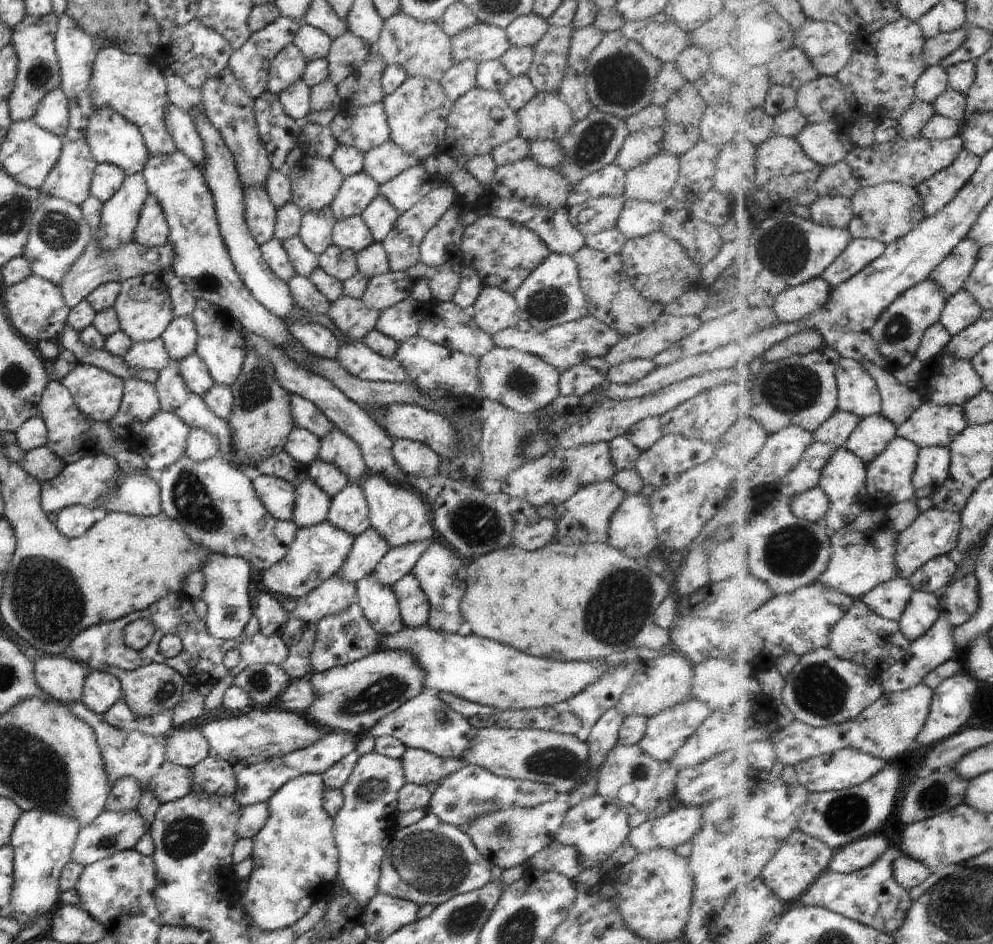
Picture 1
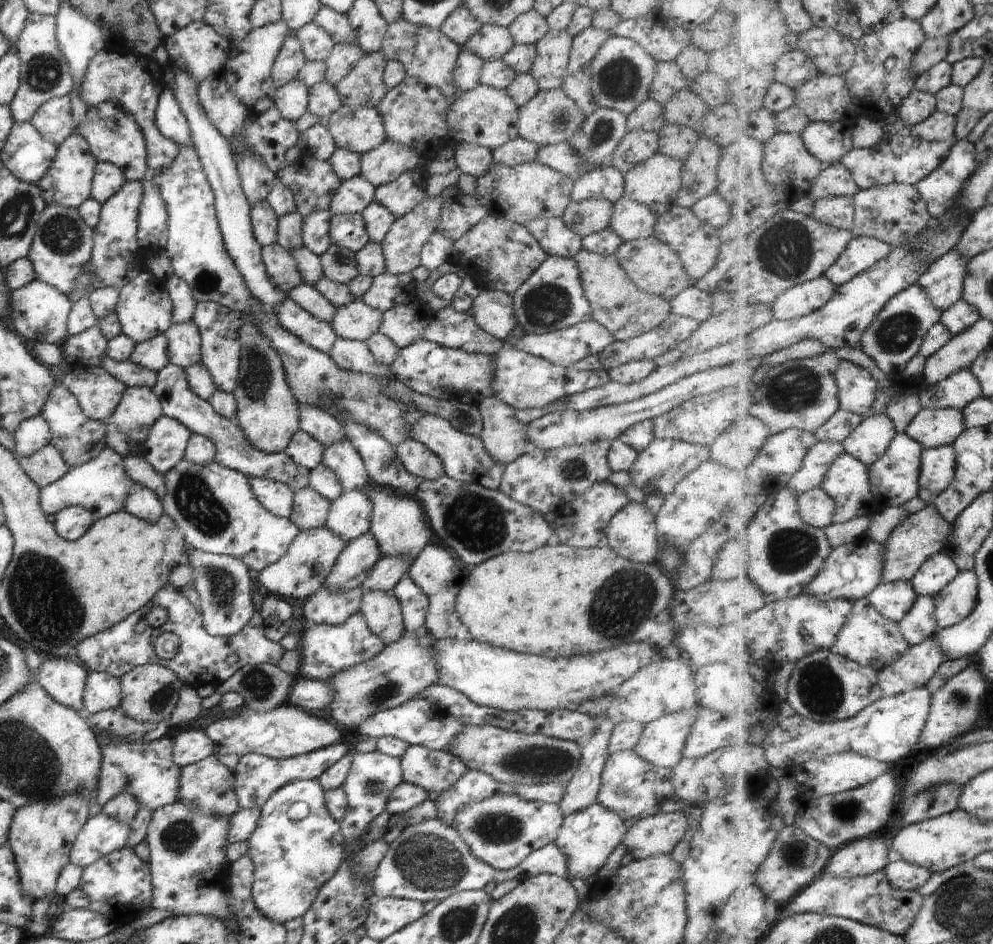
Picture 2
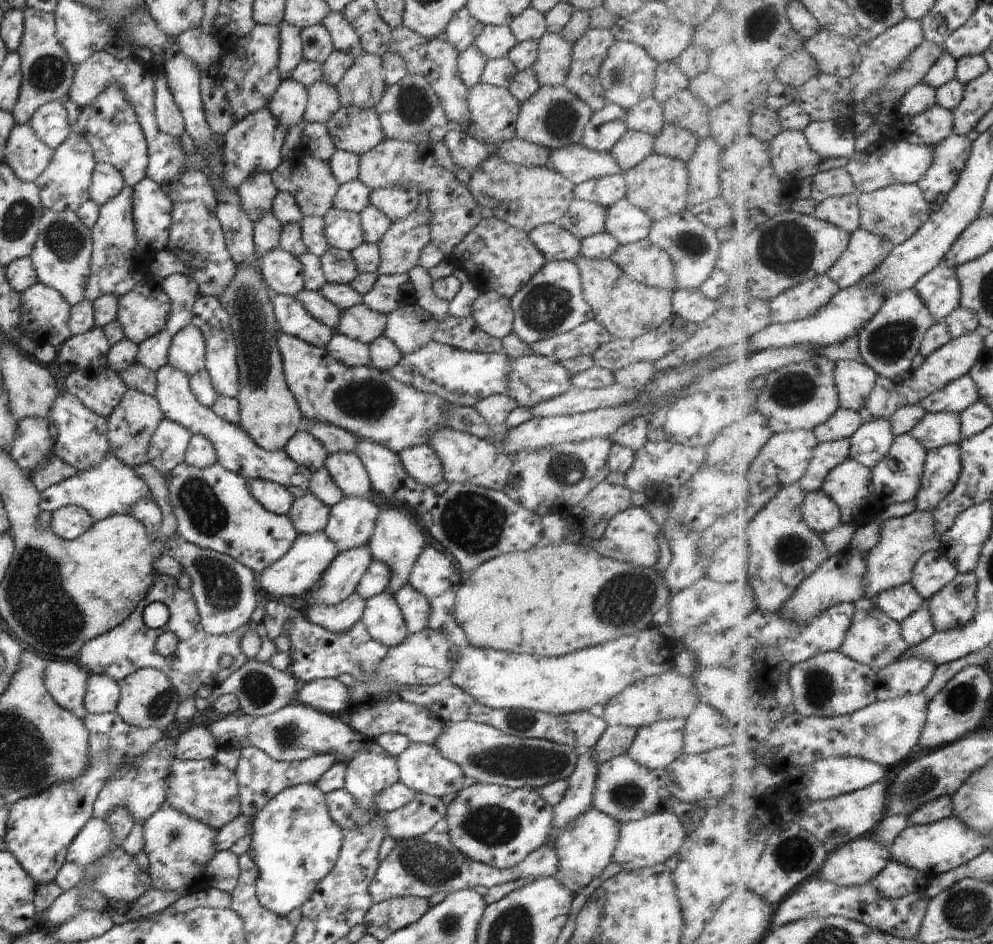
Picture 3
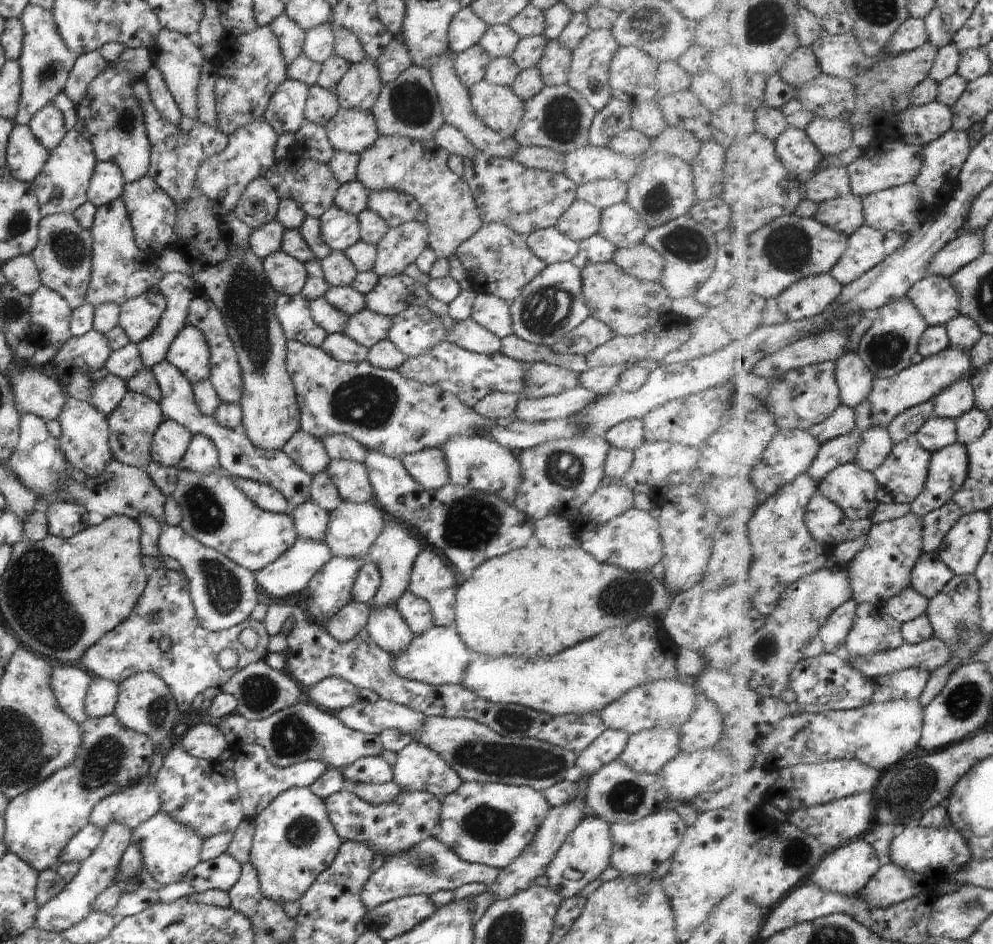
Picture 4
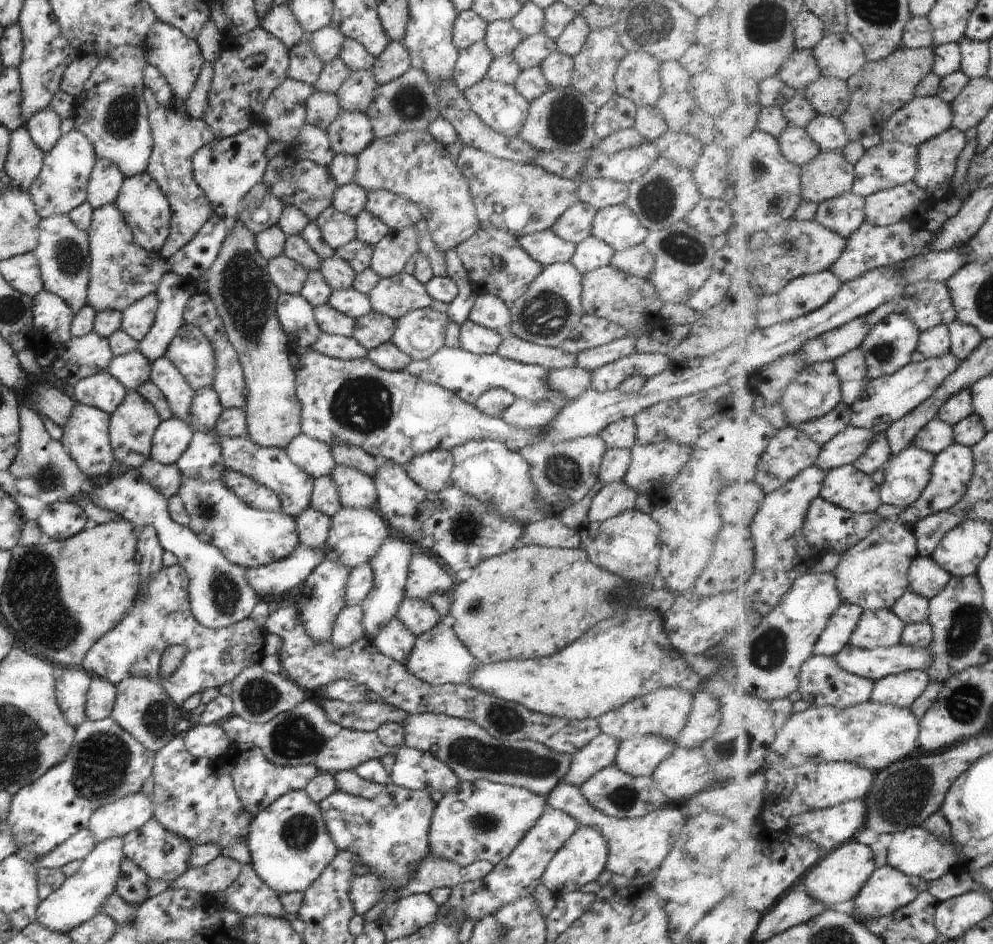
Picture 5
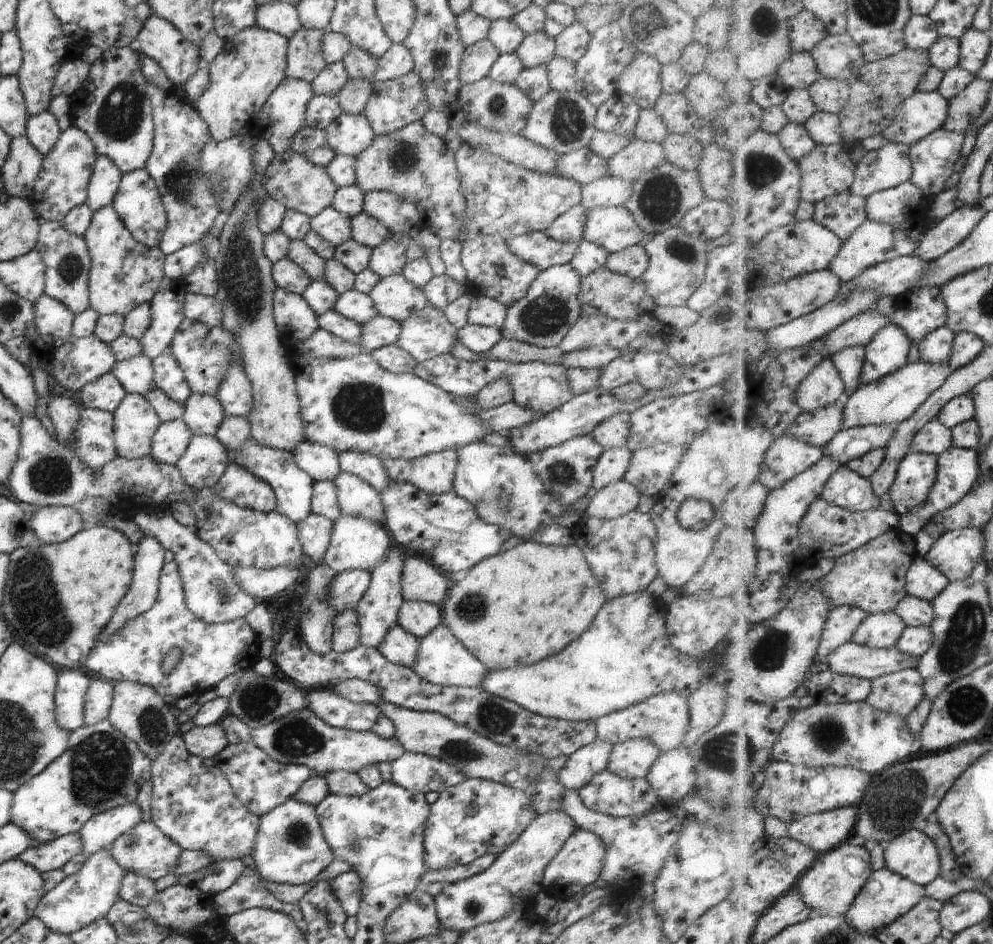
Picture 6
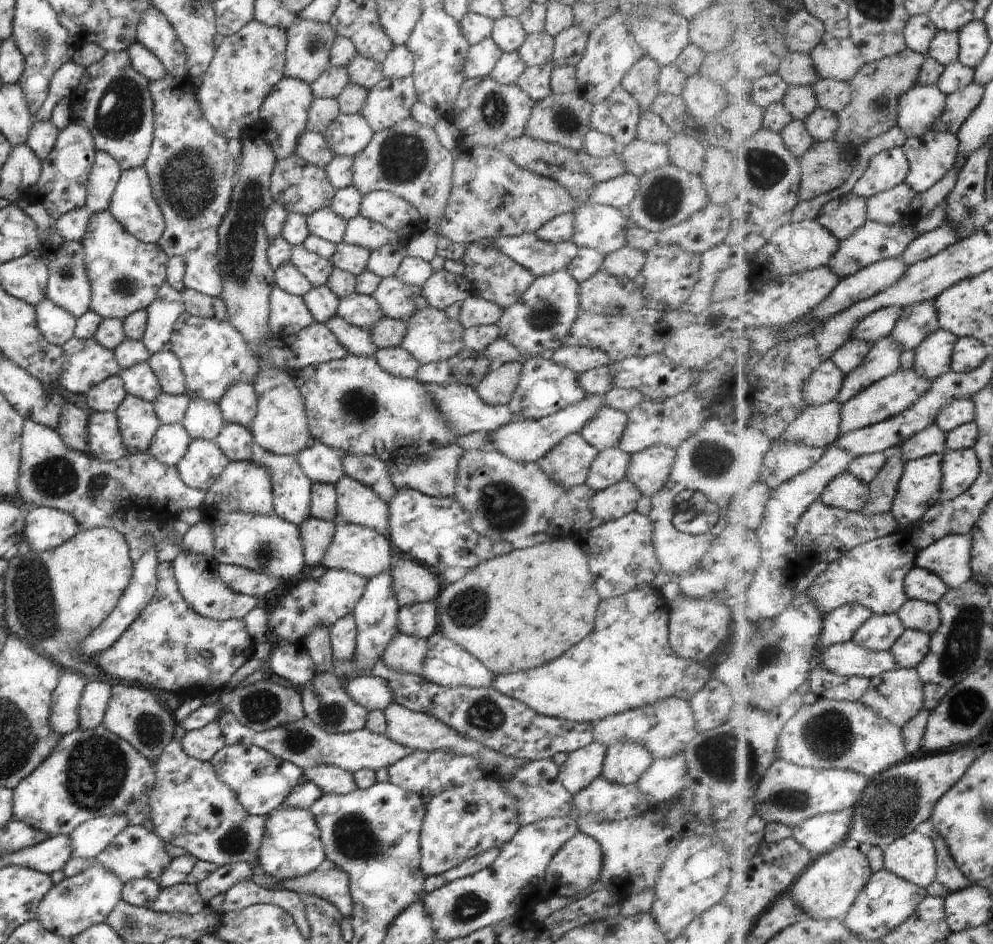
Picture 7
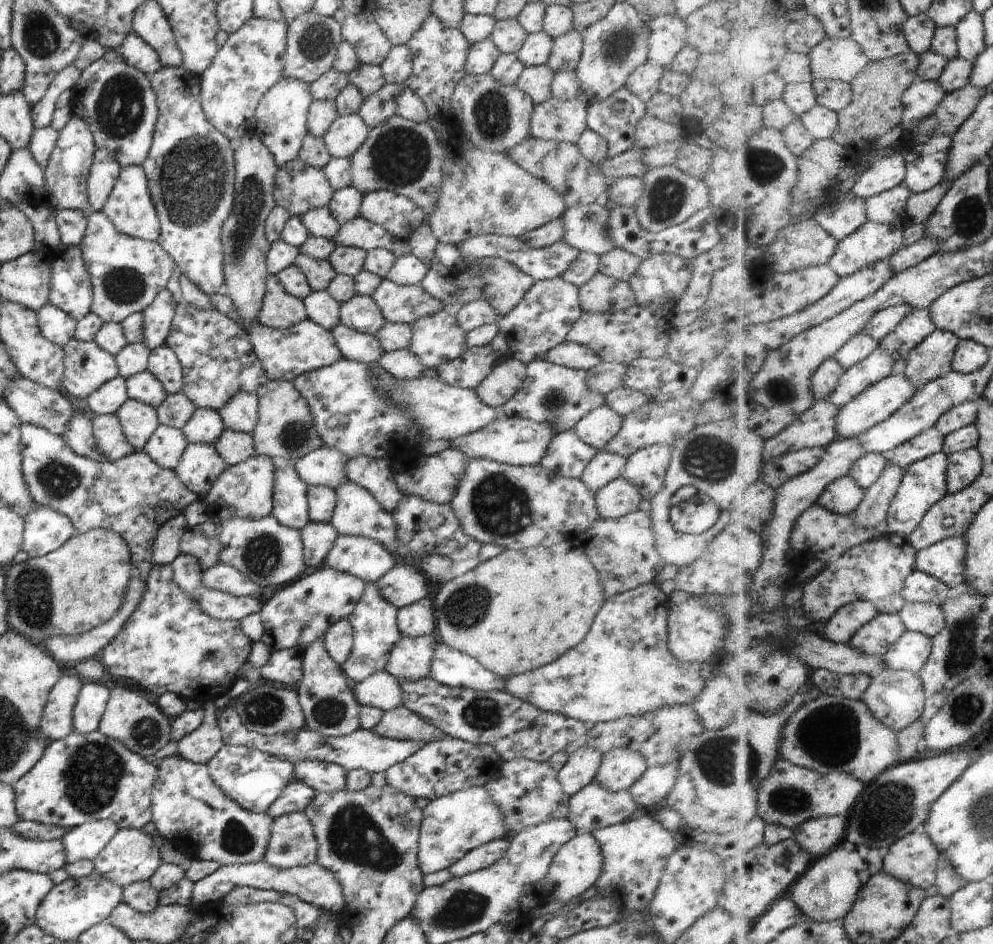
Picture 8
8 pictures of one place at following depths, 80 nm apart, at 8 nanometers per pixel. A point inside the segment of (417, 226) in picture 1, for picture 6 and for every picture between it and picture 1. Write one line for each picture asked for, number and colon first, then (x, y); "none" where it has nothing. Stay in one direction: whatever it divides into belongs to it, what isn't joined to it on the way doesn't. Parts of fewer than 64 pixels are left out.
2: (401, 247)
3: (400, 249)
4: (400, 246)
5: (390, 255)
6: (387, 259)

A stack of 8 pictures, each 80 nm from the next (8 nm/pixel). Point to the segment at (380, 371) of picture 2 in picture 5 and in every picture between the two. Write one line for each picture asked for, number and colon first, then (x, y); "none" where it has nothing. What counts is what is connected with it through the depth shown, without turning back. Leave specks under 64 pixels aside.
3: (349, 352)
4: (337, 345)
5: (338, 347)

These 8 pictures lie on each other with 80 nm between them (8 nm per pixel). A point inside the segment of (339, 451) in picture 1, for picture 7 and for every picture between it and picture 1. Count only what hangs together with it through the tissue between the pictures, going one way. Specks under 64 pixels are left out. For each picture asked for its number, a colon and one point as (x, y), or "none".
2: (342, 458)
3: (350, 475)
4: (351, 479)
5: (356, 490)
6: (357, 498)
7: (357, 504)

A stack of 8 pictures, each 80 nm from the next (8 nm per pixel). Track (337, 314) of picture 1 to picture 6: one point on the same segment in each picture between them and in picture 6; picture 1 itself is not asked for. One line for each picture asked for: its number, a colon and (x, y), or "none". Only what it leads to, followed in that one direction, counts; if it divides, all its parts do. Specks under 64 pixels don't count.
2: (356, 321)
3: (360, 323)
4: (367, 327)
5: (374, 329)
6: (380, 331)

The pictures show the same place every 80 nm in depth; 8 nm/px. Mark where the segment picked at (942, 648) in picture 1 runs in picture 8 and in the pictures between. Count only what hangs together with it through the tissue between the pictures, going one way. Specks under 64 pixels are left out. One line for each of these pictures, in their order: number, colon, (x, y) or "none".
2: (917, 669)
3: (914, 675)
4: (910, 684)
5: (903, 690)
6: (901, 693)
7: (899, 695)
8: (898, 697)

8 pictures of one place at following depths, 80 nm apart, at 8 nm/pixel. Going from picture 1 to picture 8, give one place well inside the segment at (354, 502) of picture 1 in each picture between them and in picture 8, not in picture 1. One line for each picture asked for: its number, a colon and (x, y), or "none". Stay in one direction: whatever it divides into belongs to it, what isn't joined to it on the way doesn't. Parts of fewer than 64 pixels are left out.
2: (349, 516)
3: (351, 522)
4: (353, 528)
5: (356, 535)
6: (356, 543)
7: (355, 549)
8: (368, 560)

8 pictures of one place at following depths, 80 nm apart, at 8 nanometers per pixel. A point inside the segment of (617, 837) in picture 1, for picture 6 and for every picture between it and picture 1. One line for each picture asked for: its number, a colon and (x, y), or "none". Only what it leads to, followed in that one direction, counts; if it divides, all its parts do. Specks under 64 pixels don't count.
2: (588, 837)
3: (584, 848)
4: (585, 854)
5: (582, 859)
6: (579, 862)

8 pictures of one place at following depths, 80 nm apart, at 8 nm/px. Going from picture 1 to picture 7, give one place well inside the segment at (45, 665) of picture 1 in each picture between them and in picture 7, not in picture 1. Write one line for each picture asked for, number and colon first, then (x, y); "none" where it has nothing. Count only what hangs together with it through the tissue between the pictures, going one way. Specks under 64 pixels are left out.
2: (63, 678)
3: (66, 680)
4: (69, 682)
5: (71, 686)
6: (72, 684)
7: (63, 718)

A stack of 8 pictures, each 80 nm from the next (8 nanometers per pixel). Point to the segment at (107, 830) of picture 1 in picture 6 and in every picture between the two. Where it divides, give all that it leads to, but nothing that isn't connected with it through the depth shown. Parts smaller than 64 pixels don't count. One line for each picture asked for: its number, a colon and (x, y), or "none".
2: (101, 835)
3: (90, 844)
4: (84, 842)
5: (76, 847)
6: (53, 855)

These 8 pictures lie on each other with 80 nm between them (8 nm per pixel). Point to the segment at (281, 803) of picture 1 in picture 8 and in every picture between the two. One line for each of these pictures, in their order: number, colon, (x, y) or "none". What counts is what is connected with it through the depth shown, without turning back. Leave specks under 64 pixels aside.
2: (292, 860)
3: (295, 843)
4: (294, 841)
5: (289, 843)
6: (290, 847)
7: (292, 846)
8: (292, 843)

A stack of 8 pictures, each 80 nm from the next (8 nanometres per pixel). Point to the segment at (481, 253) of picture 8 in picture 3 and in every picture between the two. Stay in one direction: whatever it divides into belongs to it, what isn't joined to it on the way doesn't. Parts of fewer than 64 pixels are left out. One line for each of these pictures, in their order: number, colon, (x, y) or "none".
3: (557, 244)
4: (551, 246)
5: (545, 247)
6: (542, 251)
7: (541, 258)

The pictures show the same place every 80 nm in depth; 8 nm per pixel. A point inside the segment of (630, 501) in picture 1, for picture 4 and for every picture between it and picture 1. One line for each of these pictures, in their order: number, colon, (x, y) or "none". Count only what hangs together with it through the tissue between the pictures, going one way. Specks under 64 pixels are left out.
2: (632, 533)
3: (630, 537)
4: (631, 541)

